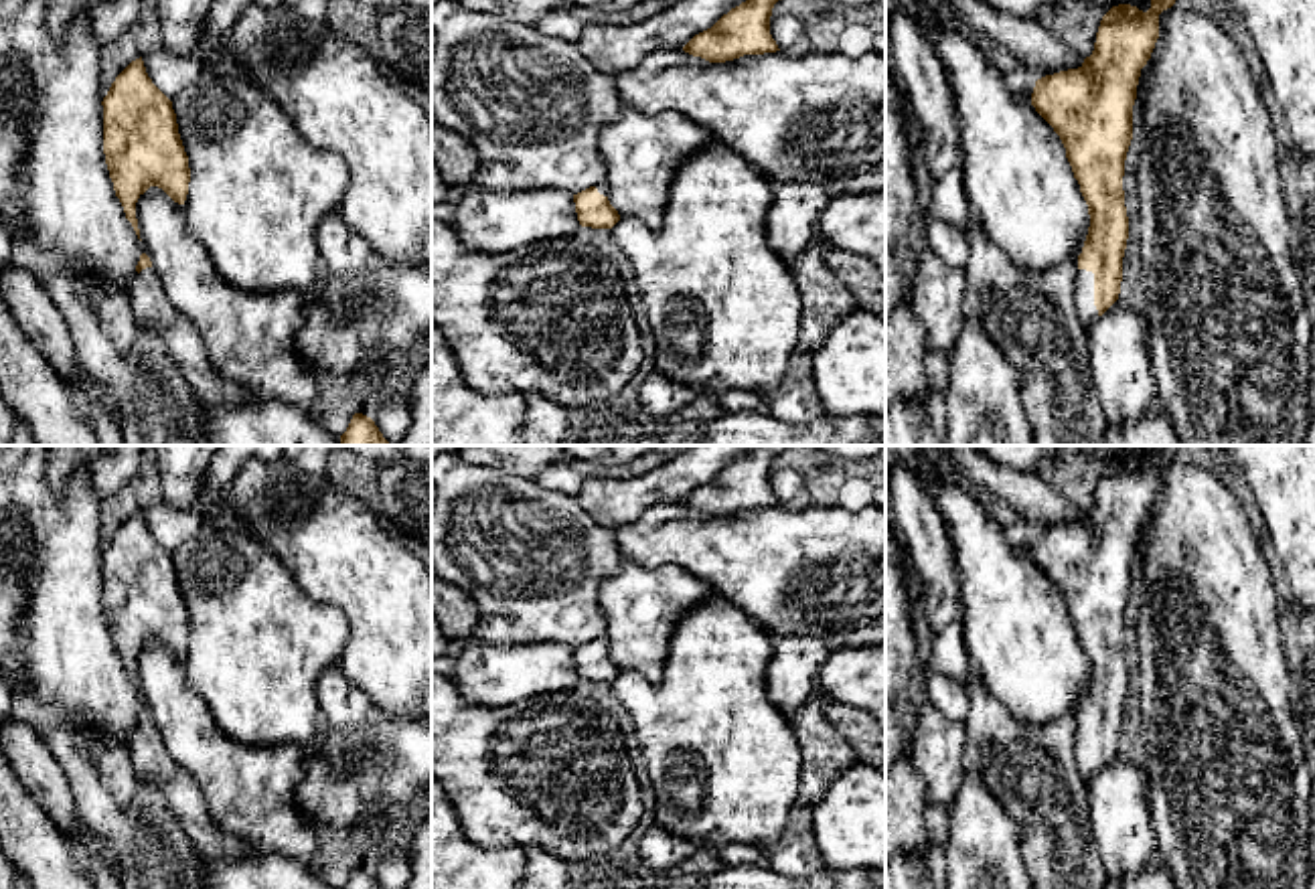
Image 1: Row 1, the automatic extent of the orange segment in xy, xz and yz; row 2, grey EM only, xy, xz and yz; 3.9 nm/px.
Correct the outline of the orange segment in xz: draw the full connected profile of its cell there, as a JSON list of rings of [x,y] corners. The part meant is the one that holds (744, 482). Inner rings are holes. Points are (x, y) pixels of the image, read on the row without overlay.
[[[754,446],[723,468],[711,482],[695,488],[683,504],[709,516],[725,516],[744,508],[780,504],[770,488],[770,470],[778,454],[790,446]]]

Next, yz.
[[[1149,446],[1147,466],[1112,460],[1100,474],[1094,504],[1078,522],[1035,535],[1031,559],[1060,589],[1088,658],[1090,680],[1078,709],[1074,761],[1082,780],[1120,747],[1129,693],[1125,614],[1133,593],[1133,559],[1141,522],[1159,492],[1159,468],[1181,446]]]

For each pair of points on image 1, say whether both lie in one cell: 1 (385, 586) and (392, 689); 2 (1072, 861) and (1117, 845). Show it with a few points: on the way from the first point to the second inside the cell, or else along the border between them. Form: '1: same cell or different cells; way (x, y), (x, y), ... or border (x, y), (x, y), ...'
1: same cell; way (392, 612), (392, 663)
2: different cells; border (1087, 806), (1087, 829), (1103, 867)

